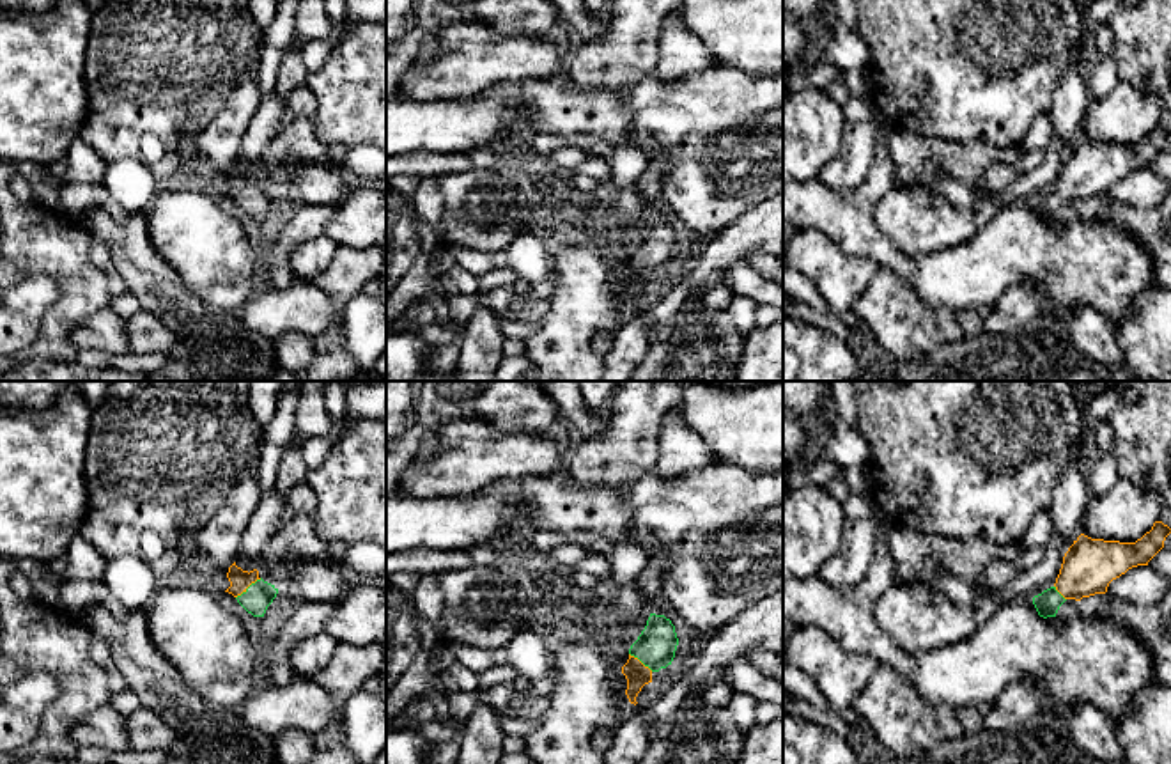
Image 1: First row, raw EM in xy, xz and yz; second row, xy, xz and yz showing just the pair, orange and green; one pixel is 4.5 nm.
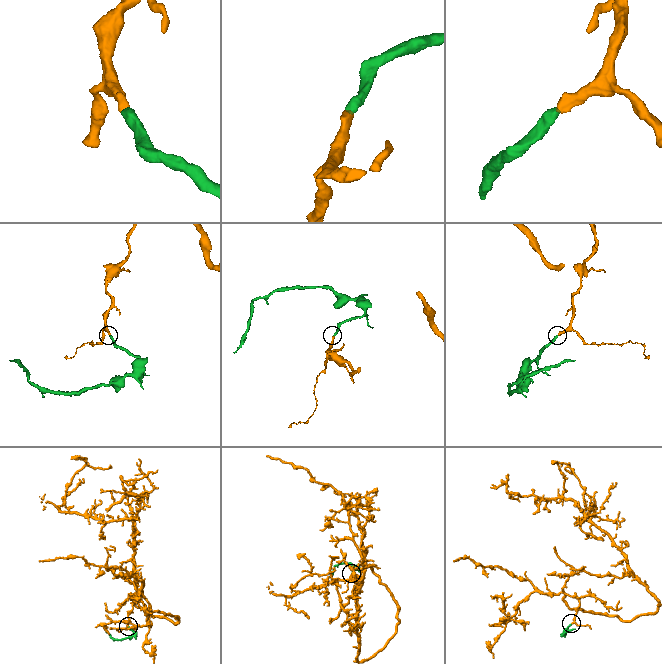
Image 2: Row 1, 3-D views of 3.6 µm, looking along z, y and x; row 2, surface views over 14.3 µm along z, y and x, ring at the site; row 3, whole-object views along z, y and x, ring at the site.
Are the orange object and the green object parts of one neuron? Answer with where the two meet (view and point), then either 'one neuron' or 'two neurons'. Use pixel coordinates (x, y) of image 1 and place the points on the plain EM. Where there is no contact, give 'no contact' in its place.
meets orange in xy at (248, 188); one neuron

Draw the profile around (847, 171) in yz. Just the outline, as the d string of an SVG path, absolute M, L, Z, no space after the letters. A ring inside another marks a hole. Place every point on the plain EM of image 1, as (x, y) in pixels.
M872 119L845 122L841 152L820 170L818 179L834 190L863 184L873 161L875 140Z

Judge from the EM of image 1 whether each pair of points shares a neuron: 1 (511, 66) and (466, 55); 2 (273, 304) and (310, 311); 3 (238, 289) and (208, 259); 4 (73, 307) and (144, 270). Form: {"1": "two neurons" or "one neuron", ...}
{"1": "one neuron", "2": "one neuron", "3": "one neuron", "4": "two neurons"}

